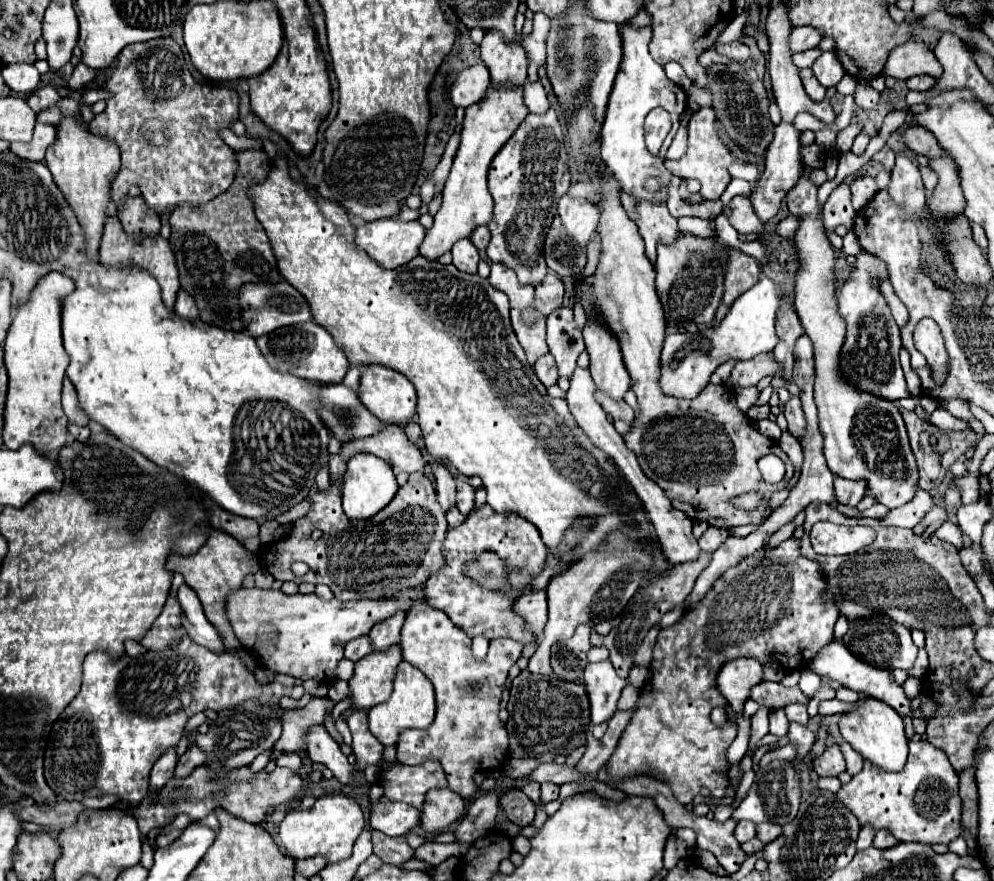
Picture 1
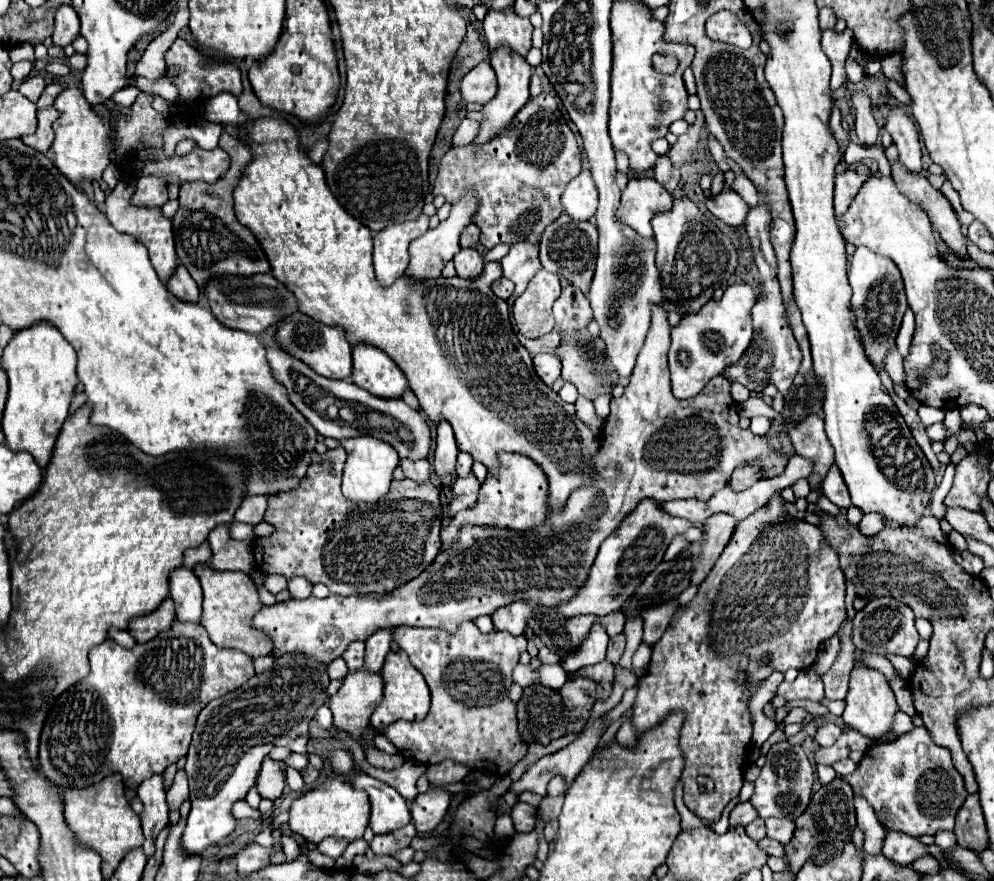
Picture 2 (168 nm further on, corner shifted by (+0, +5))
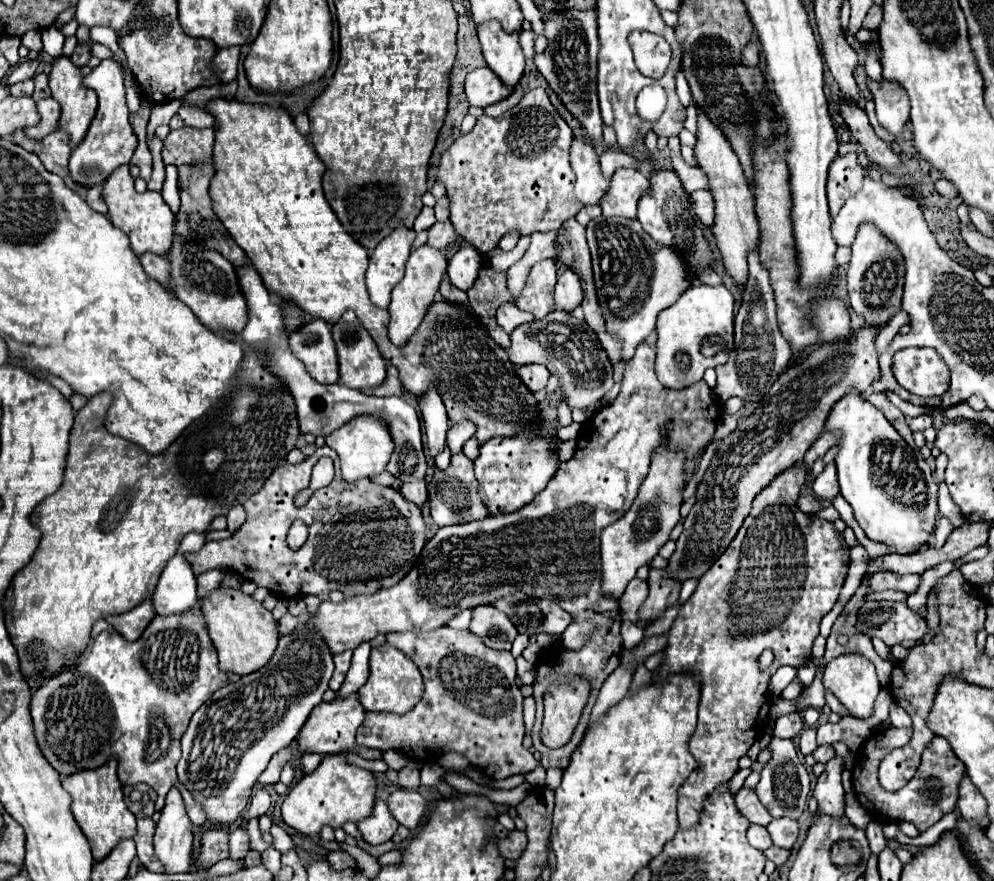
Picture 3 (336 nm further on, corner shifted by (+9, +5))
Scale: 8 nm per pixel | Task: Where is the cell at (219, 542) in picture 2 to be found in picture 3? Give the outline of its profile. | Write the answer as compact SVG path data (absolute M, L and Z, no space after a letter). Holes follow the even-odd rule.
M223 570L201 574L197 578L197 604L183 614L155 616L139 640L129 642L115 630L101 632L79 666L41 682L31 698L31 716L39 748L57 772L73 774L77 770L99 768L109 756L117 756L121 784L145 782L159 796L165 796L169 788L177 784L175 766L181 758L179 740L197 708L205 704L217 688L227 684L227 674L217 666L217 650L213 648L201 614L203 598L219 586L223 576Z

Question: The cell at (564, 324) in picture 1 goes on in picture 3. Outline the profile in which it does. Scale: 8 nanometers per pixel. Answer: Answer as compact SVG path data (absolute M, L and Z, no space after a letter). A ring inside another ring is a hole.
M563 270L563 274L557 280L555 286L555 308L569 312L573 306L581 304L583 290L581 290L581 278L573 270Z

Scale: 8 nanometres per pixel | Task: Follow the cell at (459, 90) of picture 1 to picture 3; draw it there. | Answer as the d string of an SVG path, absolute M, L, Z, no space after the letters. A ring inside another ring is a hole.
M477 68L473 72L469 72L467 82L465 82L465 94L469 98L471 106L491 106L497 104L505 98L509 98L513 94L513 90L505 88L505 84L501 84L501 78L489 70L489 68Z

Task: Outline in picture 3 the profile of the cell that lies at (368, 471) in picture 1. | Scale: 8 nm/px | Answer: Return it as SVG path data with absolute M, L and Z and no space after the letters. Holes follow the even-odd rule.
M357 416L353 420L349 420L347 424L343 424L341 428L337 428L335 432L331 432L325 440L327 440L327 446L339 454L341 472L347 482L353 482L359 478L369 478L373 474L383 472L389 462L389 456L395 448L389 426L385 424L385 420L379 420L377 416Z

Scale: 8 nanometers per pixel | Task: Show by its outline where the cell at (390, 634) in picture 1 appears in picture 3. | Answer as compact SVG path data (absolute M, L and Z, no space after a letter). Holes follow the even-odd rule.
M365 642L365 644L361 644L359 648L353 650L353 662L351 662L351 668L347 672L345 682L339 688L339 698L347 698L347 696L355 694L367 682L367 676L369 676L369 652L371 652L369 642Z

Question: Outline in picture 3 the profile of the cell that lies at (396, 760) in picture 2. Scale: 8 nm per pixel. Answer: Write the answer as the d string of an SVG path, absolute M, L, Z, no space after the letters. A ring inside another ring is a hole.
M357 694L341 700L341 698L335 698L333 702L325 704L321 702L307 718L303 730L299 732L297 736L297 744L299 744L299 752L301 754L309 754L309 752L315 752L315 754L337 754L337 752L355 752L359 754L361 758L367 758L367 760L377 760L383 756L381 750L371 750L371 748L363 748L355 742L355 730L361 726L365 718L365 710L361 706L361 702L357 700Z

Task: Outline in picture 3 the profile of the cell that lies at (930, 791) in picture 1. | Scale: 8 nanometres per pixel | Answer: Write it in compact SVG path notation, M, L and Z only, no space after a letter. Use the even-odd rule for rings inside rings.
M889 726L883 732L875 732L855 756L853 790L855 790L855 796L857 796L859 804L869 812L869 816L875 822L907 820L907 822L915 824L915 828L919 832L925 832L929 826L939 822L947 812L951 812L955 808L957 798L959 798L959 782L965 776L965 764L961 764L955 758L949 742L945 738L935 736L933 742L925 748L925 752L921 756L921 764L919 764L919 770L917 770L915 778L911 778L909 784L903 786L901 790L887 792L885 788L881 788L881 784L877 780L879 762L885 758L887 752L909 744L911 734L913 734L911 728L893 728L893 726Z

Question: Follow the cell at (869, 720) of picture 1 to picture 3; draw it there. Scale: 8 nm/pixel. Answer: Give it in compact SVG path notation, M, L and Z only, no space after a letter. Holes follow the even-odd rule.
M841 654L833 658L825 666L823 686L831 690L855 718L871 716L873 702L881 690L873 662L861 654Z

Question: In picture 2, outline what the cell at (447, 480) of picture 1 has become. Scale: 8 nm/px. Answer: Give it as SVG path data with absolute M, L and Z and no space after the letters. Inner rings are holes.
M442 422L438 424L438 436L436 436L436 452L434 452L434 472L436 476L444 478L448 474L454 474L458 456L458 446L454 440L454 432L450 424Z

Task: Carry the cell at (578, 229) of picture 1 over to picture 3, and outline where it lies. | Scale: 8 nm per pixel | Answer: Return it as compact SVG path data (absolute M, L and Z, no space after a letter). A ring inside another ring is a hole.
M575 136L569 154L571 154L571 166L577 174L575 182L577 200L581 200L585 206L599 204L599 200L609 188L609 182L601 174L597 148L585 136Z

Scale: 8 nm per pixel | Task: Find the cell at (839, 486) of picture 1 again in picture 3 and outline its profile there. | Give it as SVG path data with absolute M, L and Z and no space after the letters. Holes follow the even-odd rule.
M835 462L827 464L825 470L813 480L813 490L815 496L823 502L831 502L839 494L839 484L837 484L837 468Z

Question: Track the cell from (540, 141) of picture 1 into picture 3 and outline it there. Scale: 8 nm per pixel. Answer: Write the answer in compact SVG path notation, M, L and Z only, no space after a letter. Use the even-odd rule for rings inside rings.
M543 88L529 90L517 106L507 110L499 118L481 116L471 132L459 136L451 148L441 156L441 166L437 170L437 180L447 186L447 196L451 200L451 224L455 232L481 254L491 252L503 234L519 230L521 236L533 232L559 230L565 218L575 216L583 204L575 198L575 172L569 164L569 144L573 132L569 124L559 116L559 112L549 102Z

